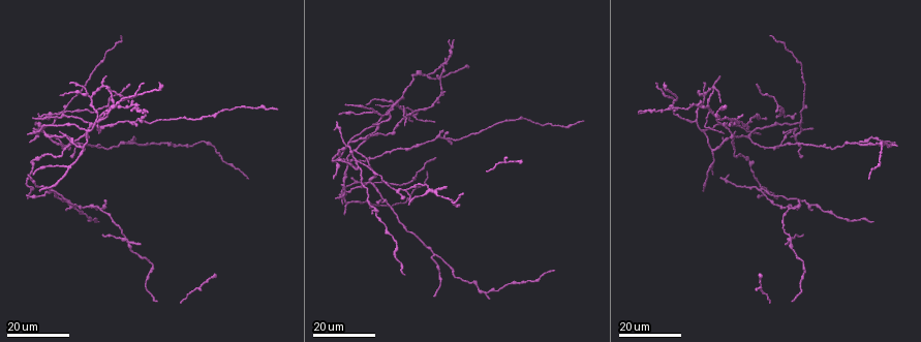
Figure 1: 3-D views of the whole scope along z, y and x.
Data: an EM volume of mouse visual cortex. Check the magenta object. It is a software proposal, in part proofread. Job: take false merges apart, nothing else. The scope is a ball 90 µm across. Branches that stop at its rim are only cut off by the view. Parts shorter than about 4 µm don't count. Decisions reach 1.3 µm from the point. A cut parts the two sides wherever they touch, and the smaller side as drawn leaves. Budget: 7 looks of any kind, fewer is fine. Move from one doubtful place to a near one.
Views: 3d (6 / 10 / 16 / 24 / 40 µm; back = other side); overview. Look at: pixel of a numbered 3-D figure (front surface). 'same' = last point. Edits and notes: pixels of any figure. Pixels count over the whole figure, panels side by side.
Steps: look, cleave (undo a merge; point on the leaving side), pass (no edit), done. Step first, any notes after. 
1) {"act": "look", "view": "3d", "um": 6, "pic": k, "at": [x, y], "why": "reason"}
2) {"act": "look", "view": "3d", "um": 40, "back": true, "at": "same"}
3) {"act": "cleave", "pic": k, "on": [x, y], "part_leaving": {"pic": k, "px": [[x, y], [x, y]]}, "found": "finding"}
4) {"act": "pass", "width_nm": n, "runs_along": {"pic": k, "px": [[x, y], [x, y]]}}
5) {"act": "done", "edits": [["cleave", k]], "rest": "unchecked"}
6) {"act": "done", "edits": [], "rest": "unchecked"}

{"act": "look", "view": "3d", "um": 16, "pic": 1, "at": [88, 92], "why": "three-way junction"}

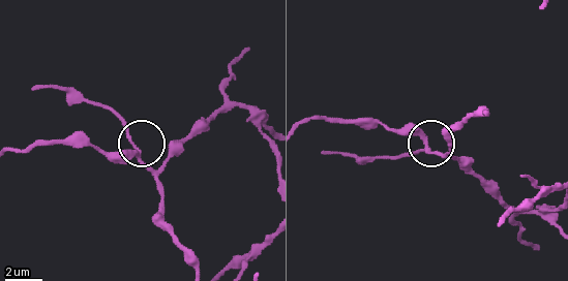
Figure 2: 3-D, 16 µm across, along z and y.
{"act": "look", "view": "3d", "um": 10, "pic": 2, "at": [138, 153], "why": "zoom in"}

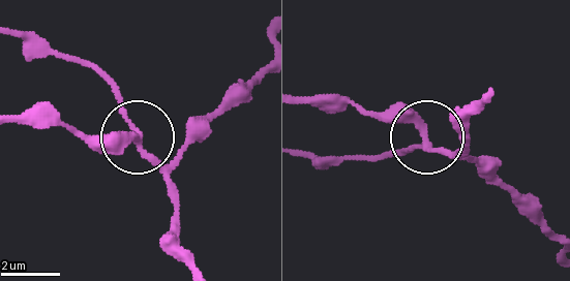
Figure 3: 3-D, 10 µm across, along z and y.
{"act": "pass", "runs_along": {"pic": 3, "px": [[265, 66], [176, 155], [161, 160], [83, 62]]}, "found": "one neuron here"}

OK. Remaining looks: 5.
{"act": "look", "view": "3d", "um": 16, "pic": 1, "at": [52, 190], "why": "two arms in line, one across"}

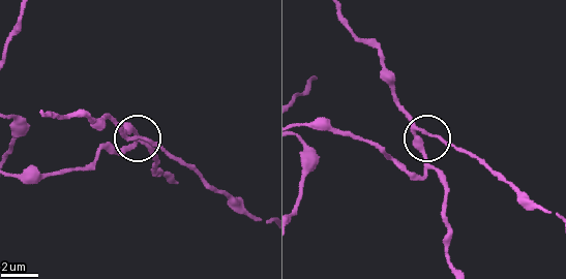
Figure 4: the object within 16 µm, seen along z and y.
{"act": "look", "view": "3d", "um": 10, "pic": 4, "at": [141, 138]}

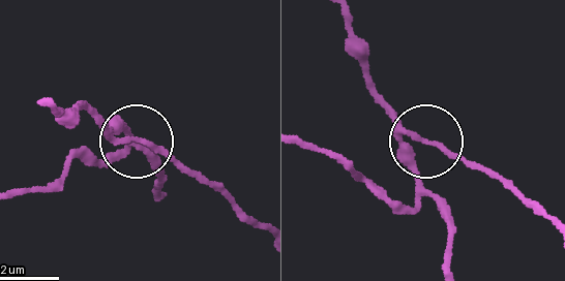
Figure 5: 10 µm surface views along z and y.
{"act": "pass", "side_arm_um": 17, "found": "all the same neuron"}

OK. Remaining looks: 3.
{"act": "look", "view": "3d", "um": 16, "pic": 1, "at": [852, 141], "why": "two arms in line, one across"}

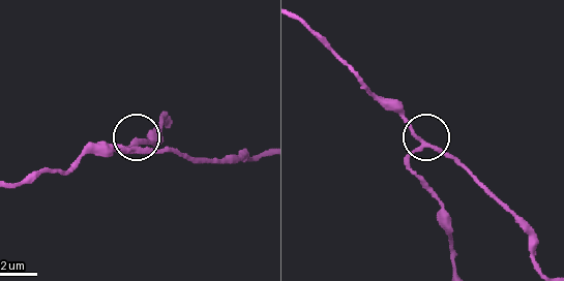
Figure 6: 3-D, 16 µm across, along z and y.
{"act": "look", "view": "3d", "um": 6, "pic": 6, "at": [138, 149]}

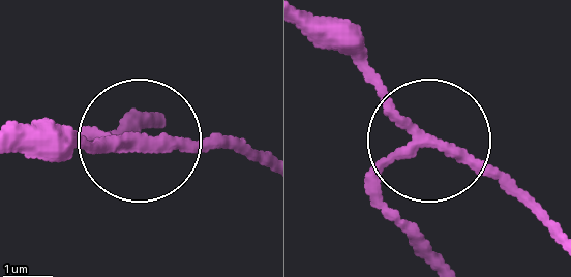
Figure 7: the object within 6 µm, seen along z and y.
{"act": "pass", "arms": 3, "found": "continuous, no second neuron"}

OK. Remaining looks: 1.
{"act": "done", "edits": [], "rest": "unchecked"}

